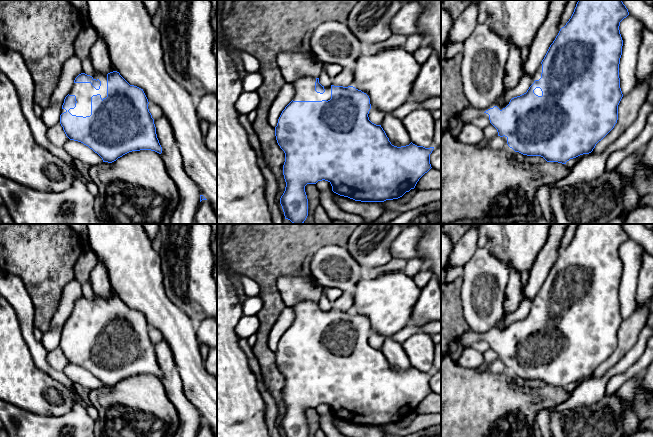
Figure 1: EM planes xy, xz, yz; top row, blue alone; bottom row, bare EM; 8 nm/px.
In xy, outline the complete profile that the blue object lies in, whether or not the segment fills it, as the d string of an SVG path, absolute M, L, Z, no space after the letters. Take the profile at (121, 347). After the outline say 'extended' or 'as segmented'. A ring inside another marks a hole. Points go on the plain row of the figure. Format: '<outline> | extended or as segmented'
M95 294L92 300L81 297L64 323L60 348L70 364L88 370L103 386L112 387L132 375L151 374L161 378L148 328L143 313L130 309L117 295L105 298Z | extended

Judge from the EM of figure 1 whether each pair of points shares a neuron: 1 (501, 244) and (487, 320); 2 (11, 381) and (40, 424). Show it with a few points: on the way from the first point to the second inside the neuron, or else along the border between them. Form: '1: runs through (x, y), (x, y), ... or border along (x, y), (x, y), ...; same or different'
1: border along (486, 246), (509, 270); different
2: border along (11, 403), (38, 414), (55, 416); different

